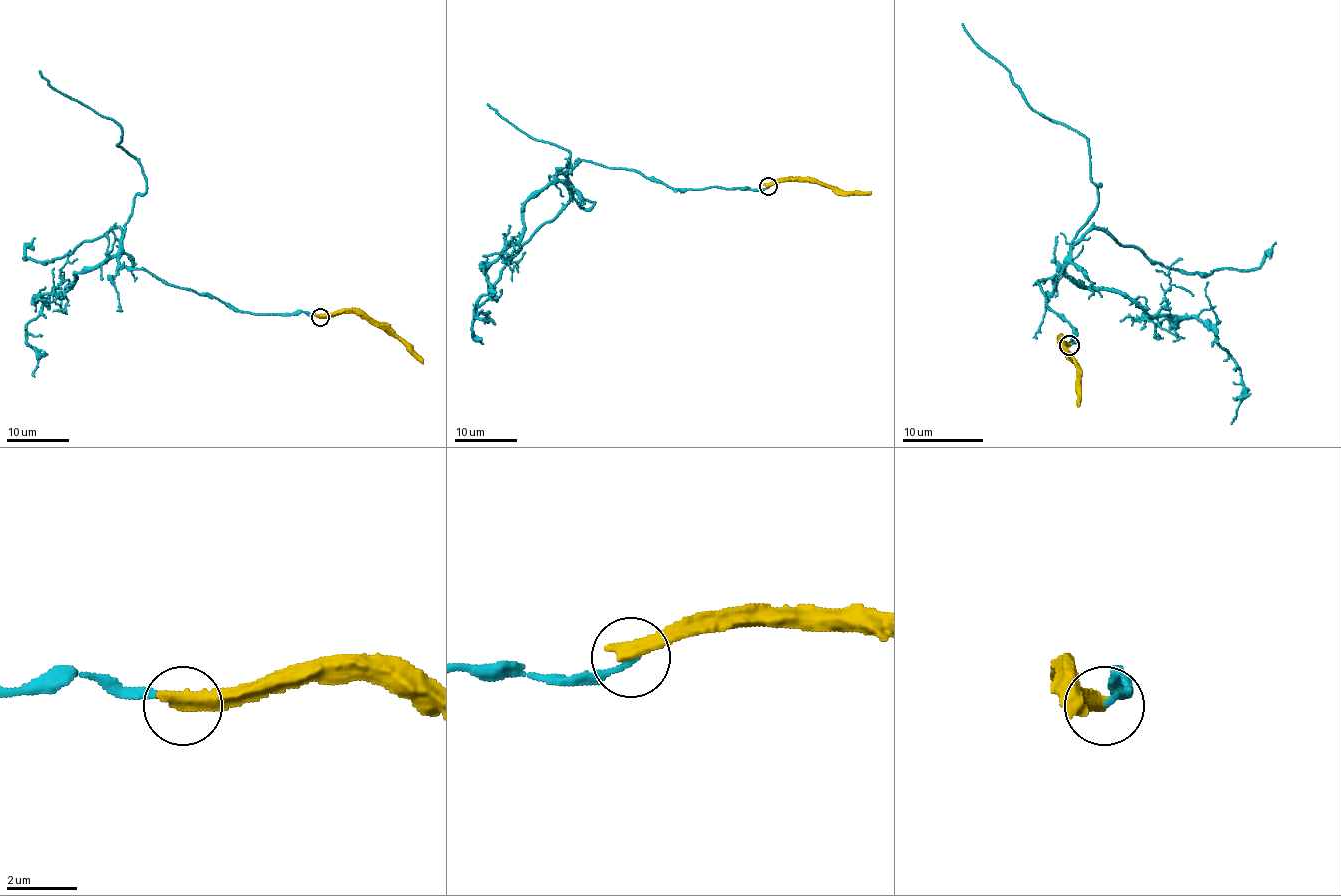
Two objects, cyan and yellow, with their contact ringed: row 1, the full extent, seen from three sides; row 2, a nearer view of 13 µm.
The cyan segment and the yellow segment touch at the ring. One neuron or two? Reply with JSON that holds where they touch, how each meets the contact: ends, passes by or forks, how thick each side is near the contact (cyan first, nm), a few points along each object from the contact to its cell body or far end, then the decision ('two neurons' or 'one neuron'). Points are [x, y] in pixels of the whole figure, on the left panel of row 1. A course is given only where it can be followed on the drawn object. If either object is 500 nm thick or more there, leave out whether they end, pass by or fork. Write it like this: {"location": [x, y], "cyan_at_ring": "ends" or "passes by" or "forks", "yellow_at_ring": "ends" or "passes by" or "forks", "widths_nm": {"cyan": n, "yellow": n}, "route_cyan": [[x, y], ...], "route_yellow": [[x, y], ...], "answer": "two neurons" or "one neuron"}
{"location": [320, 317], "cyan_at_ring": "ends", "yellow_at_ring": "ends", "widths_nm": {"cyan": 160, "yellow": 460}, "route_cyan": [[320, 317], [235, 311], [118, 261], [137, 194], [146, 191], [142, 165], [118, 145], [117, 124], [39, 70]], "route_yellow": [[320, 317], [337, 312], [365, 312], [383, 323], [423, 364]], "answer": "two neurons"}

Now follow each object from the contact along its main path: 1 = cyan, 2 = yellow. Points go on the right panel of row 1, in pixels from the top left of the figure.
1: (1070, 346), (1074, 330), (1035, 283), (1060, 273), (1098, 200), (1088, 141), (1035, 112), (1011, 74), (962, 23)
2: (1070, 346), (1062, 340), (1078, 370), (1078, 407)

